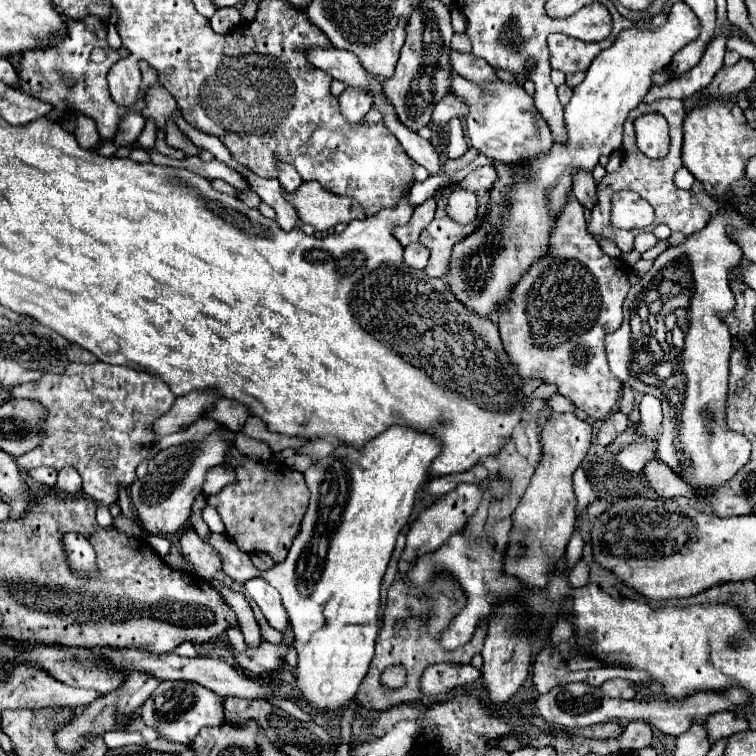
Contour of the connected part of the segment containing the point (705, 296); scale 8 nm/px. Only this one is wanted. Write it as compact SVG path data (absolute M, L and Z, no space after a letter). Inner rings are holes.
M722 208L716 216L712 216L712 220L708 222L708 226L704 228L704 230L700 230L700 232L696 232L696 234L692 234L690 238L686 238L686 242L684 244L680 244L680 246L674 246L674 248L668 248L668 250L664 250L656 260L654 260L654 266L648 270L648 274L636 284L636 286L632 286L630 288L630 294L626 297L626 302L624 302L624 322L622 322L622 326L614 332L614 334L606 334L606 354L608 354L608 362L610 362L610 370L614 372L614 376L622 382L622 384L628 384L630 388L632 388L632 374L628 374L628 362L632 362L632 334L630 327L630 318L632 314L632 309L634 309L634 300L638 298L638 294L640 292L644 292L650 284L652 284L652 278L656 278L656 276L660 276L662 280L664 280L664 274L670 274L672 276L672 280L668 280L670 282L670 286L672 286L672 282L680 282L680 290L684 290L684 298L688 298L688 330L684 330L684 346L682 346L682 350L680 350L680 358L676 358L676 362L666 362L666 366L656 366L656 382L652 382L652 386L636 386L636 390L638 392L642 392L642 394L654 394L654 396L658 396L660 398L660 402L662 402L662 410L664 410L664 420L662 420L662 434L658 436L658 458L664 462L664 464L668 464L676 474L680 474L686 482L688 482L688 486L692 486L692 490L696 492L696 494L700 494L700 496L708 496L712 490L716 490L716 488L720 488L720 486L724 486L726 482L730 482L734 476L736 476L736 472L748 462L748 458L750 458L750 450L752 450L752 446L750 446L750 442L748 442L748 438L744 438L742 434L738 434L738 432L732 432L730 428L728 428L728 424L726 424L726 420L724 420L724 412L726 412L726 392L728 392L728 362L730 362L730 352L732 352L732 336L730 336L730 330L728 330L728 326L718 318L718 312L730 312L732 308L734 308L734 294L732 294L732 290L730 290L730 278L732 278L732 270L742 262L742 250L740 250L740 246L736 244L736 242L730 242L728 240L728 234L726 234L726 226L728 224L732 224L734 228L746 228L746 226L750 226L750 222L748 220L744 220L744 216L742 214L738 214L736 210L732 210L732 208ZM672 370L680 370L682 374L684 374L684 400L680 402L680 410L676 410L678 406L672 406L672 402L668 402L668 394L664 394L664 382L668 382L668 378L672 378Z

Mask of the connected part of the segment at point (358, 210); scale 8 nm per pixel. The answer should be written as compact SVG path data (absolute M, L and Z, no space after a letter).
M304 182L296 194L284 192L284 198L296 206L304 224L312 224L320 232L330 230L336 224L348 224L352 220L366 218L364 208L356 200L332 194L318 182Z

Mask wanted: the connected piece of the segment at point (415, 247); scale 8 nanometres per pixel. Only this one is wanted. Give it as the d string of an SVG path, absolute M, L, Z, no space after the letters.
M414 242L414 244L404 248L404 260L406 260L406 264L410 264L414 268L426 268L428 258L430 258L430 252L420 242Z

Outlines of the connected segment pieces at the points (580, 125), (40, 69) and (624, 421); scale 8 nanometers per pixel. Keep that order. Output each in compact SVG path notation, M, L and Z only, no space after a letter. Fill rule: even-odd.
M676 2L670 8L668 20L658 30L624 30L618 34L616 42L602 50L590 64L586 78L582 84L574 88L574 94L566 106L566 128L568 128L568 142L566 144L554 144L550 154L536 158L534 162L528 162L520 168L506 168L506 166L494 166L498 170L498 180L492 186L492 210L484 218L482 226L468 236L464 242L456 244L452 252L450 262L450 288L456 294L456 298L476 310L476 314L486 318L496 318L496 308L500 302L504 302L510 294L510 288L520 280L524 270L530 268L530 264L544 256L548 252L548 238L552 232L552 222L560 214L560 208L566 202L566 196L572 192L572 172L578 168L592 170L598 164L598 158L602 154L610 154L614 148L622 146L622 124L630 110L634 110L646 92L652 88L652 74L660 68L666 68L672 56L684 48L688 42L696 40L700 32L700 22L694 16L692 8L688 8L684 2Z
M62 16L62 18L68 30L62 40L48 44L48 48L44 50L28 50L22 54L22 62L16 66L18 78L20 78L18 88L22 88L22 92L28 92L30 96L42 102L52 104L52 112L48 114L48 120L60 122L70 114L74 116L84 114L96 122L96 128L104 140L112 140L118 128L118 120L126 112L130 110L142 112L142 108L146 106L144 94L152 84L156 84L156 72L144 60L140 60L138 66L142 72L142 84L140 84L138 100L132 106L118 106L110 96L106 74L120 58L124 58L122 50L114 50L108 46L108 40L106 40L108 28L104 26L104 22L100 22L100 18L84 18L84 22L76 22L74 18L68 18L68 16ZM94 48L104 50L106 58L102 62L94 62L90 58Z
M622 412L610 414L610 416L602 422L602 426L600 426L600 430L598 430L598 444L602 444L602 446L612 444L614 438L616 438L618 434L622 434L626 428L630 428L630 420L628 420L626 414L622 414Z

